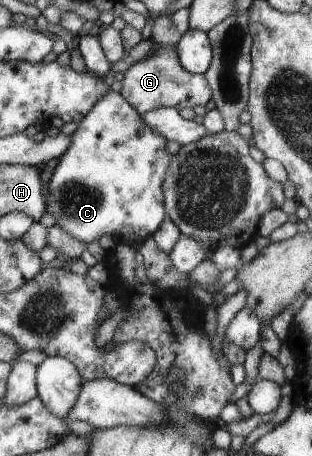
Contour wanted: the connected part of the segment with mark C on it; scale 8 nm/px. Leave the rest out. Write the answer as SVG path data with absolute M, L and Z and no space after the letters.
M111 90L79 122L71 138L68 152L47 168L53 173L46 175L47 213L57 219L55 225L85 244L110 234L117 244L138 248L170 219L165 206L164 180L173 156L165 149L166 138L155 133L121 93Z

